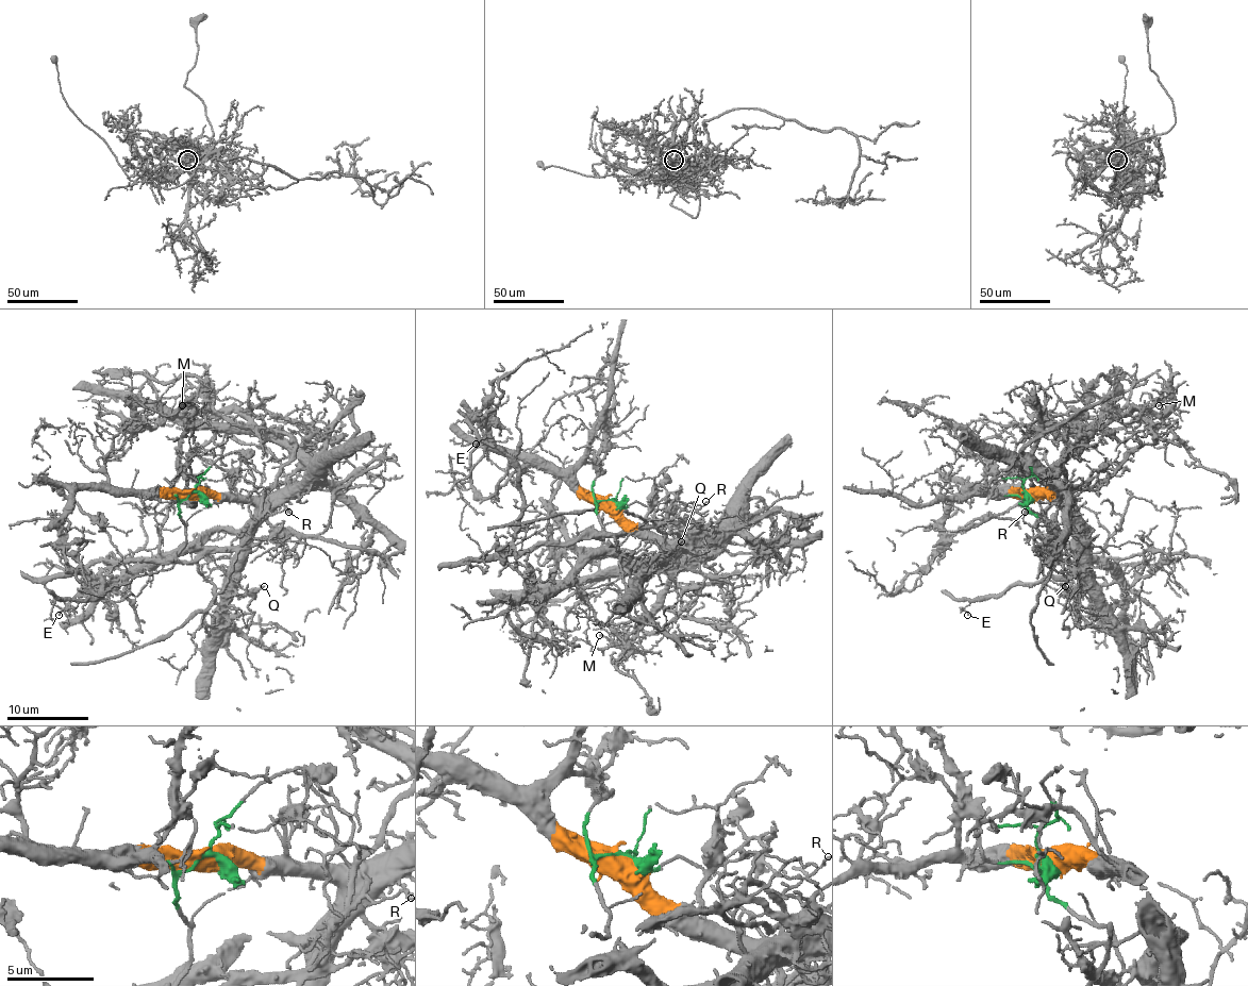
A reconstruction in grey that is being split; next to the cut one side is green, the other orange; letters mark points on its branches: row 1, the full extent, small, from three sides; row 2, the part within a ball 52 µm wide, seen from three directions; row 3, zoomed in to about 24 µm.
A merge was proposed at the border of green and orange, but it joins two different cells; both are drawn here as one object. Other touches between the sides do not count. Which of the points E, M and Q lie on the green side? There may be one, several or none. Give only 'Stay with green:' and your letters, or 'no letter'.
Stay with green: E

